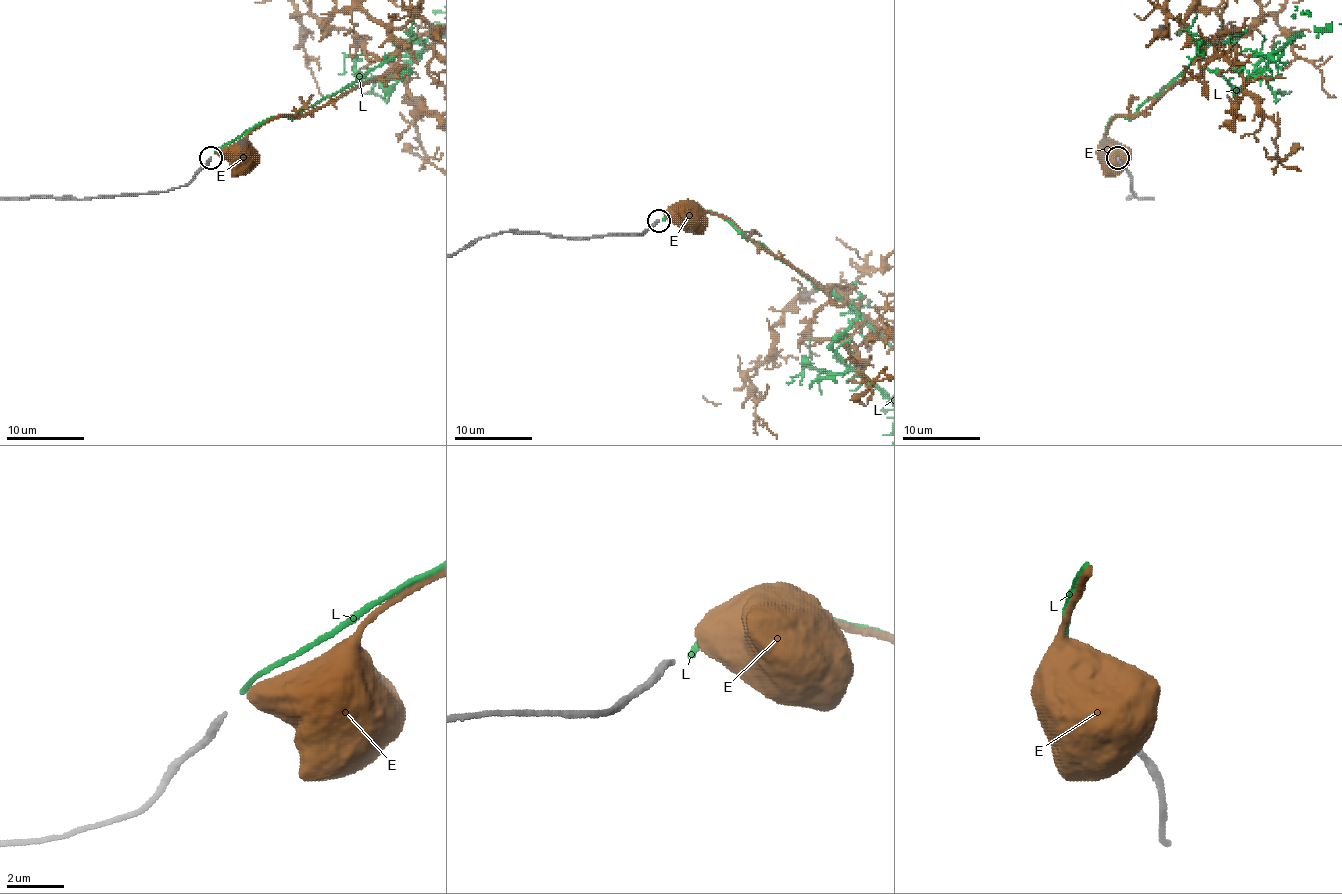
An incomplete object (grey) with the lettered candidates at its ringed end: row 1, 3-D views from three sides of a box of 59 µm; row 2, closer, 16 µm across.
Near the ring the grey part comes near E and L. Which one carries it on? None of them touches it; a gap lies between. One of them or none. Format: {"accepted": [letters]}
{"accepted": ["L"]}

